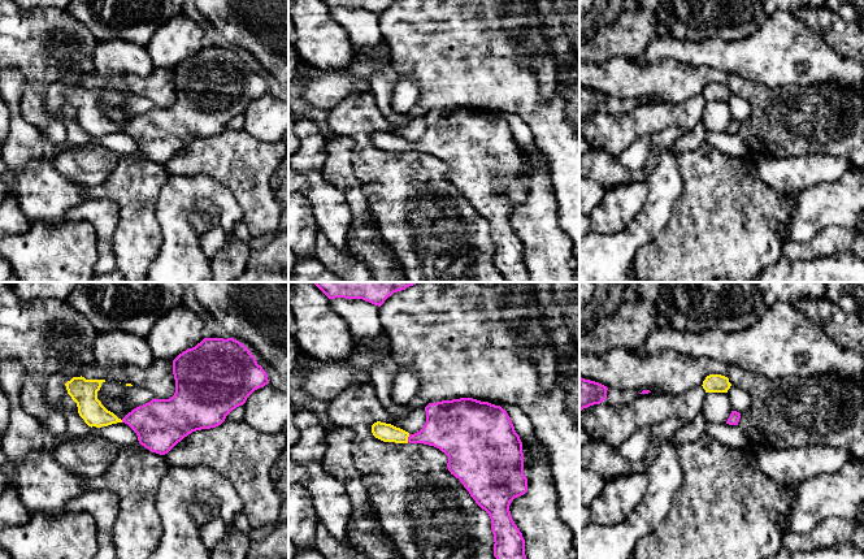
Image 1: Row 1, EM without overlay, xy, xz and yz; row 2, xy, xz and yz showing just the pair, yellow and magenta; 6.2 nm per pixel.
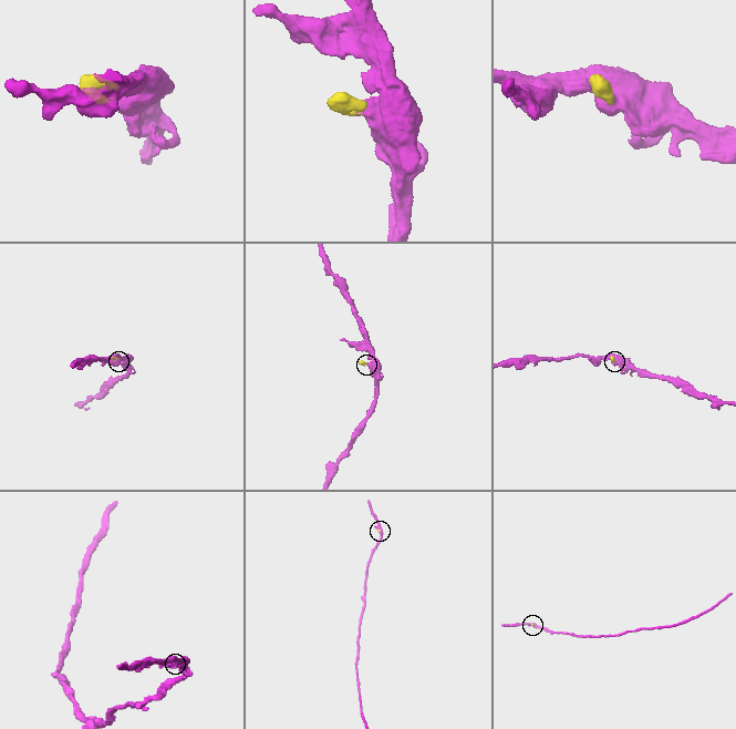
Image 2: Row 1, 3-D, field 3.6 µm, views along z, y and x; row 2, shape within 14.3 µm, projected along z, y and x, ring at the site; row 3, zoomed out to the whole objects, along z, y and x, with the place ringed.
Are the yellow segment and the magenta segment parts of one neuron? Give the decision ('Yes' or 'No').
Yes

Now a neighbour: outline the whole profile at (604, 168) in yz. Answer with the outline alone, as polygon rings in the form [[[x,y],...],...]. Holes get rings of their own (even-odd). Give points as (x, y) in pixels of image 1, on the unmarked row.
[[[589,148],[579,155],[579,177],[594,179],[605,190],[626,185],[630,182],[641,182],[647,178],[644,169],[630,170],[625,168],[618,156],[598,148]]]

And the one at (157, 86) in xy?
[[[155,68],[146,77],[127,73],[103,75],[99,73],[60,72],[57,79],[49,83],[45,105],[58,116],[58,121],[66,131],[66,142],[73,147],[91,144],[91,135],[79,125],[77,112],[68,103],[65,95],[73,86],[81,84],[86,88],[105,88],[144,96],[156,108],[169,108],[175,101],[172,69]]]

